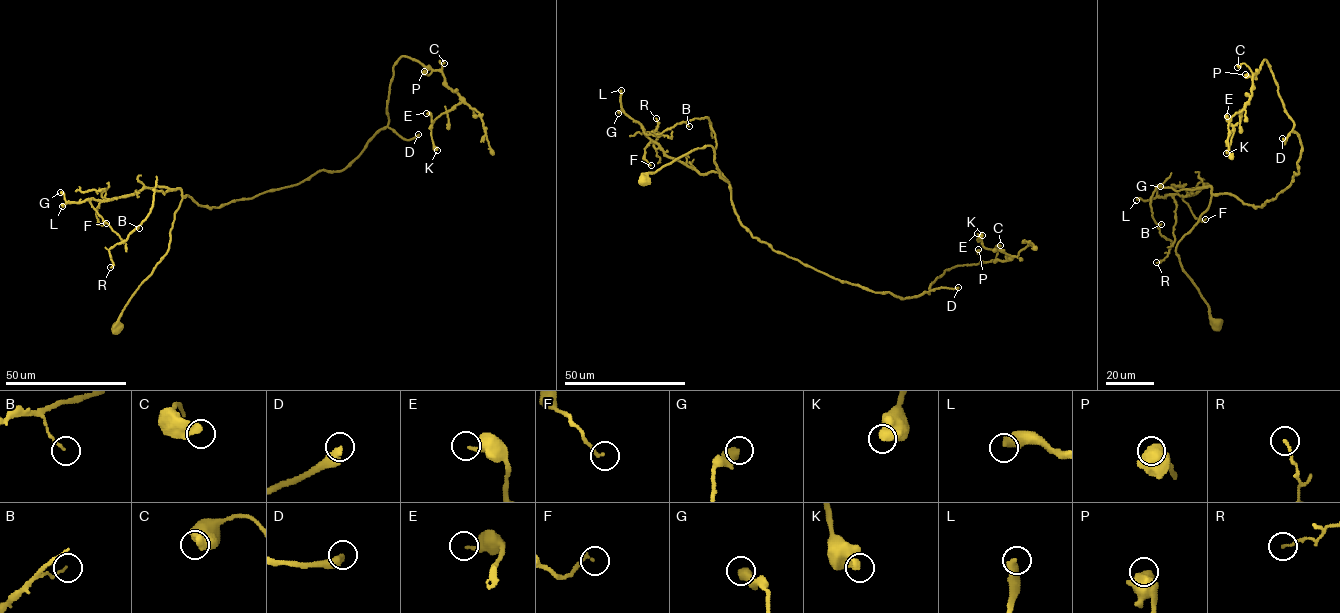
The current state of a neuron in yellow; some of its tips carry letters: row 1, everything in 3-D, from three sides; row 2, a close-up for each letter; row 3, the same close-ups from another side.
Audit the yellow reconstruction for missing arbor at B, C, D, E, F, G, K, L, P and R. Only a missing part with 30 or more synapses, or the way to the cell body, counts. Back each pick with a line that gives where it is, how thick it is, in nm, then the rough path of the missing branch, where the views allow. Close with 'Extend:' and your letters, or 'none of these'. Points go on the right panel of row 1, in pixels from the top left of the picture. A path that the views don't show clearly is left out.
D: place (1282, 138); calibre 360 nm; course (1282, 138), (1266, 130), (1256, 140), (1254, 169), (1249, 174), (1248, 215)
Extend: D

